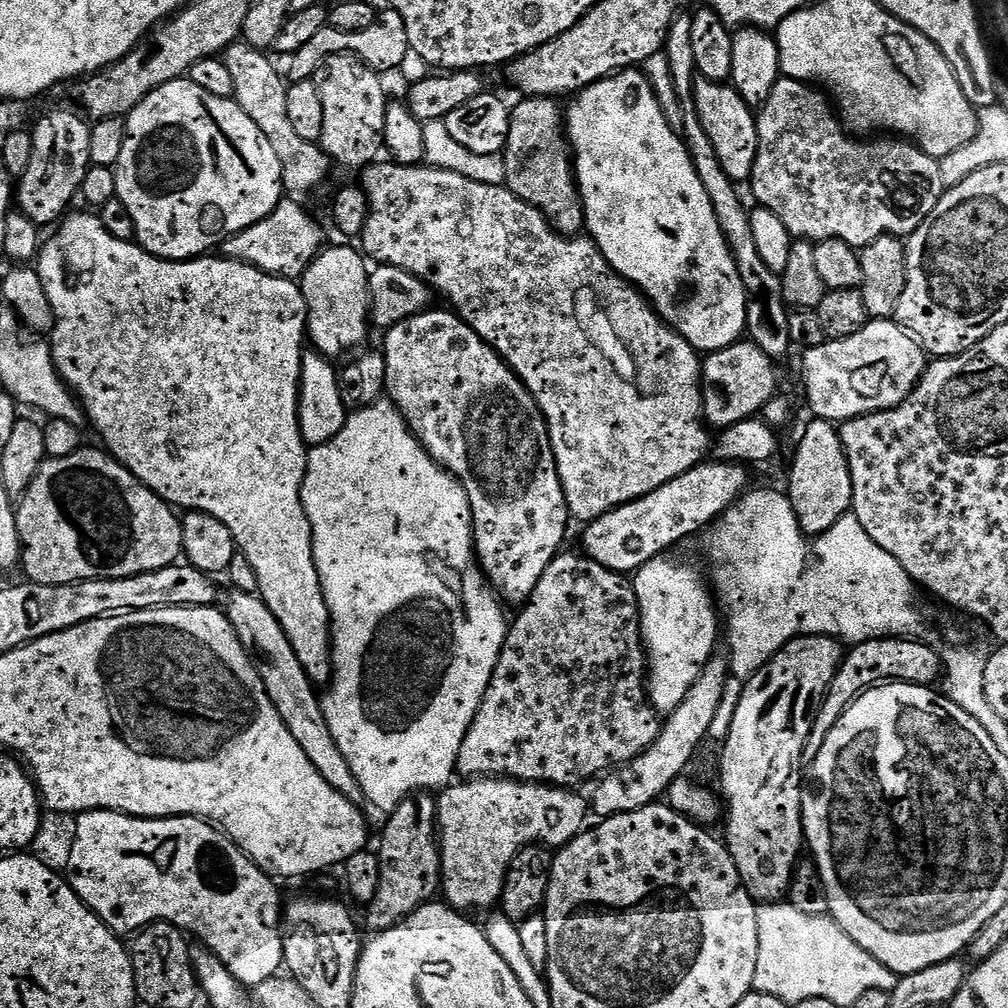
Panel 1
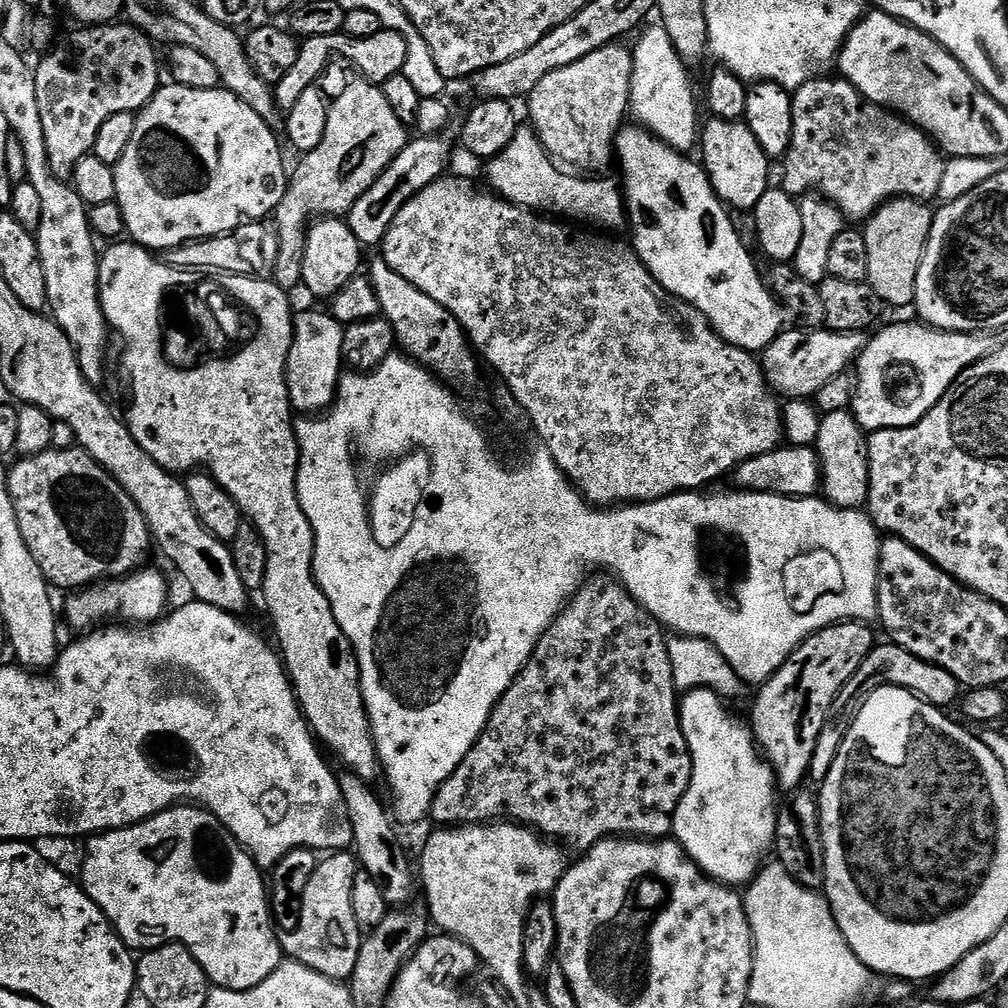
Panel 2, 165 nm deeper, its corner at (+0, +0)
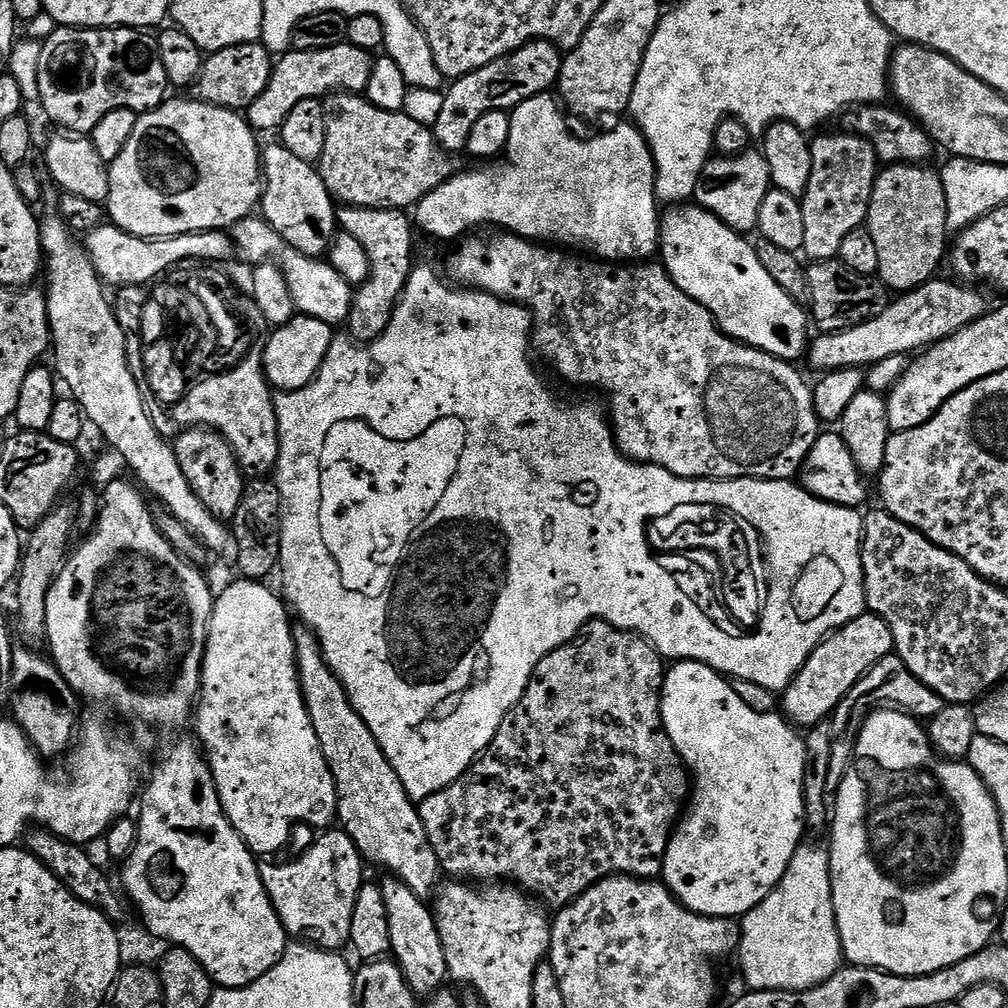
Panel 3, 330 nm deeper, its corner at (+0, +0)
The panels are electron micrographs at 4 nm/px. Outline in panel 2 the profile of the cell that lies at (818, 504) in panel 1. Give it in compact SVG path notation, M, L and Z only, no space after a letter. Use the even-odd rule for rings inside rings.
M851 411L825 412L820 417L815 442L820 460L820 482L823 499L833 508L860 510L868 503L870 470L868 469L868 441L866 433Z

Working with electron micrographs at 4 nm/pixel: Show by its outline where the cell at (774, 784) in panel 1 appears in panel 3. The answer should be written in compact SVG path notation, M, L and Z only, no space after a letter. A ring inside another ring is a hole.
M865 611L863 616L854 618L849 624L843 624L831 636L825 636L823 642L810 654L810 658L806 658L802 670L798 670L798 674L782 694L783 715L797 726L821 724L831 717L842 698L850 694L852 687L879 660L893 655L893 652L890 626L886 626L880 616Z

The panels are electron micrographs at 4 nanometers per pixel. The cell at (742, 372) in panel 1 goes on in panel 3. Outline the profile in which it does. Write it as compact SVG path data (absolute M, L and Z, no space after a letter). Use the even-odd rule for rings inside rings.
M933 278L912 292L897 295L888 308L882 310L882 314L878 314L878 318L872 318L870 322L862 322L841 332L817 335L817 340L815 337L811 341L806 360L809 360L820 374L836 372L839 368L864 370L882 362L882 358L919 353L988 315L990 303L988 304L987 298L980 293L983 291L979 287L965 286L955 279L940 279Z

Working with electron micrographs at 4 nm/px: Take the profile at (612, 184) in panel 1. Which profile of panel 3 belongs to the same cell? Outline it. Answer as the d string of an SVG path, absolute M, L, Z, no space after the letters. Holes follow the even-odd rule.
M685 202L663 213L658 256L669 278L716 319L724 335L779 360L799 361L810 347L809 313L766 274L755 247L744 240L713 212Z

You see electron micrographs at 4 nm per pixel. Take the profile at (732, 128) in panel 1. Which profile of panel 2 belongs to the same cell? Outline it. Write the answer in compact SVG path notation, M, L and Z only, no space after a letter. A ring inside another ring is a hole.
M708 118L698 132L698 152L704 155L702 167L708 173L716 197L729 209L737 208L740 212L747 208L748 211L755 209L758 198L768 192L770 157L762 150L762 146L758 146L758 138L754 138L747 124L739 120Z

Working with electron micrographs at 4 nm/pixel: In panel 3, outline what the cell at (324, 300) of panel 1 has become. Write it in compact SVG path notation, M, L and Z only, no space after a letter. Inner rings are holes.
M273 142L262 152L262 180L263 219L294 250L313 258L323 257L338 231L338 208L319 171L290 154L284 144Z

